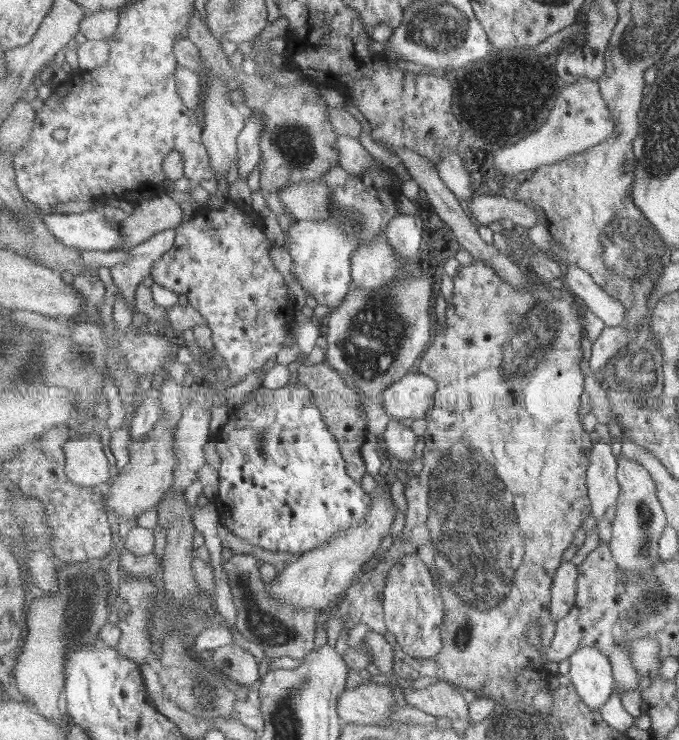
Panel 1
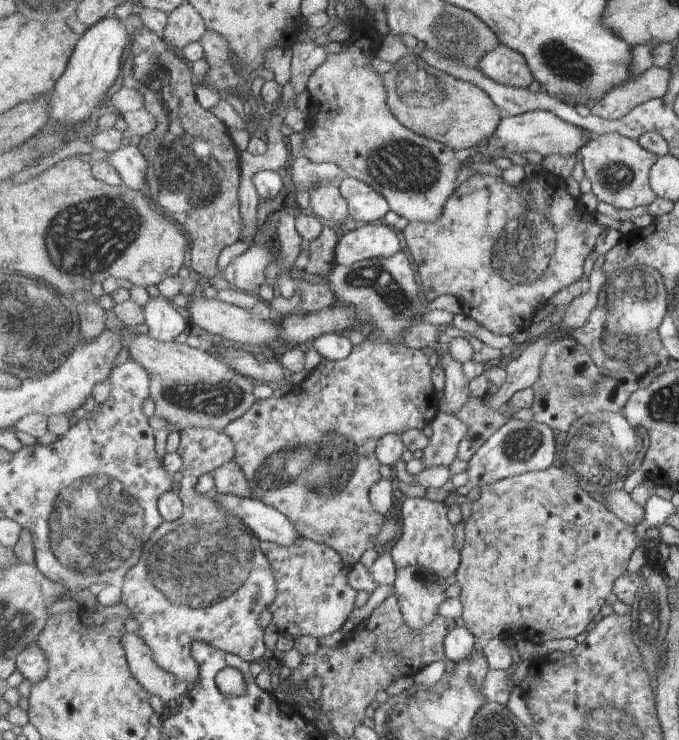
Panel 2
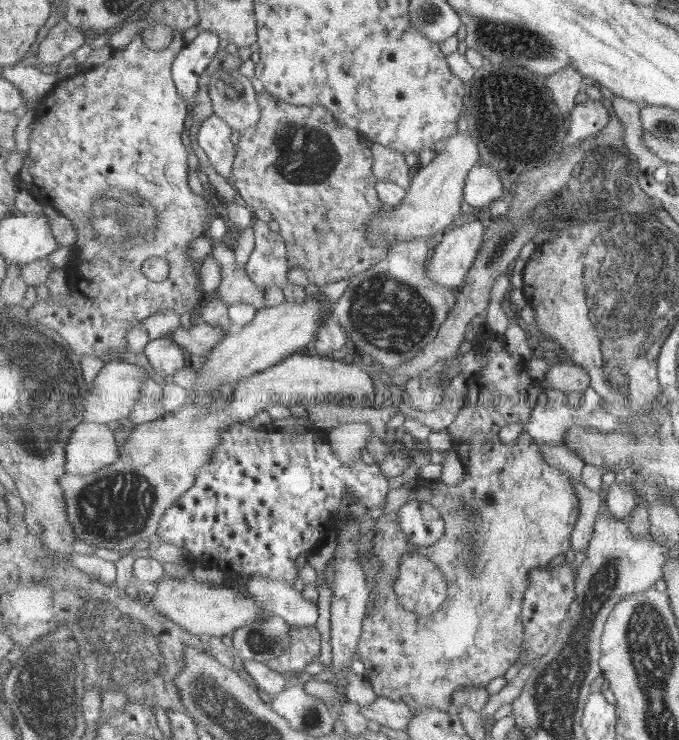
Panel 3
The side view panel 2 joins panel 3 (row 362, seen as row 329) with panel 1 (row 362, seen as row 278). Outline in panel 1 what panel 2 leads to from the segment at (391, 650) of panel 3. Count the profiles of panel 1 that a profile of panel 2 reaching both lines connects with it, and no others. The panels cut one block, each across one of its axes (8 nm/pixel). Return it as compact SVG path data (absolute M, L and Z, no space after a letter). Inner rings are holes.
M474 260L471 265L461 264L455 277L453 278L454 290L453 297L447 304L447 317L445 320L446 329L440 330L435 336L432 345L426 350L420 362L419 372L431 376L438 382L438 393L435 394L435 406L429 410L429 414L425 416L426 429L423 432L422 440L424 447L422 450L422 469L417 475L421 476L423 472L427 472L427 478L432 477L432 484L429 493L429 522L427 522L427 530L431 536L431 543L434 551L416 552L425 566L429 568L435 587L442 592L443 606L445 606L446 614L443 616L443 626L441 627L441 642L444 642L441 652L434 658L415 660L403 653L395 642L393 634L387 632L385 626L385 611L384 611L384 590L388 581L388 573L397 562L397 552L387 550L385 554L379 554L379 562L373 570L364 572L359 575L357 582L345 592L345 597L338 604L334 611L322 611L317 615L317 627L327 629L329 626L329 618L340 616L344 621L342 632L351 631L359 623L366 625L369 631L382 635L385 640L393 646L395 654L394 671L397 675L404 678L416 679L418 676L436 677L439 681L444 681L449 684L459 687L470 688L476 692L478 696L494 697L497 700L521 700L523 692L527 696L527 692L531 692L535 696L535 705L540 706L543 711L551 712L551 704L553 700L550 694L545 694L545 690L539 694L539 685L535 684L531 688L531 678L544 680L547 682L553 677L548 669L545 668L546 657L541 653L541 649L535 646L527 636L529 623L539 621L541 623L541 633L543 633L542 648L550 647L556 636L556 626L558 622L552 617L552 585L554 576L557 570L563 564L561 556L563 552L573 545L575 532L580 530L583 521L591 515L591 498L589 498L589 488L587 488L587 470L591 466L592 450L595 448L596 440L591 439L591 433L587 432L587 426L583 426L583 414L579 414L579 408L583 406L583 390L585 390L585 380L583 380L582 364L583 352L581 351L581 338L585 336L585 328L583 326L583 300L580 300L566 285L560 290L549 290L547 282L542 280L541 284L535 284L533 291L529 291L526 286L515 288L510 282L505 282L501 275L493 270L489 270L485 266L487 262ZM475 610L488 613L491 616L491 624L466 624L468 614Z

